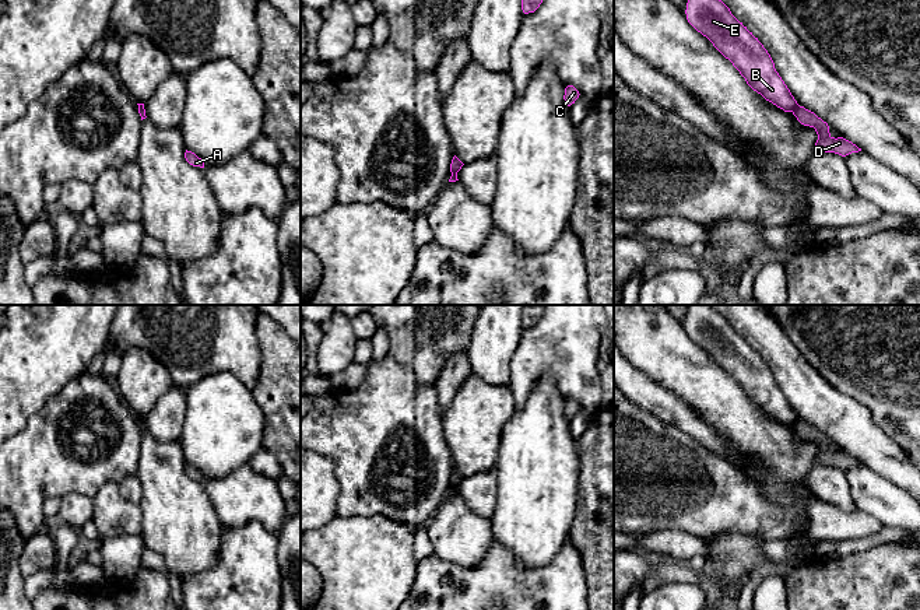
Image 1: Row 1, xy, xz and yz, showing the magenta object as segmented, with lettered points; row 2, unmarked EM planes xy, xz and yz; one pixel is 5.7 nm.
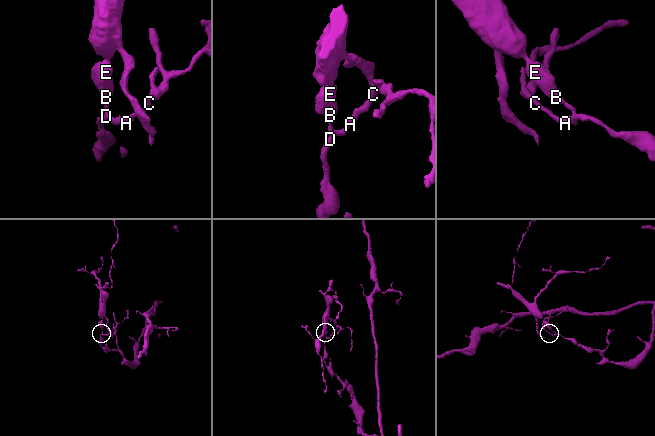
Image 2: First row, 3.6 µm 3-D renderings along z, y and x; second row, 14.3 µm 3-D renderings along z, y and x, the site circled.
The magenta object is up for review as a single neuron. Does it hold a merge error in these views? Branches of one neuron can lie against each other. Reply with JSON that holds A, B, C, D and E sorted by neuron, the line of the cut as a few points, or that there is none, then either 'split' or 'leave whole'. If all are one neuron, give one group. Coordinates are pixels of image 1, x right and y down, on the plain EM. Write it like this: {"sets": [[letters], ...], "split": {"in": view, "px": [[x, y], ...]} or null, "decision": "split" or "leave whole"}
{"sets": [["A", "C", "D"], ["B", "E"]], "split": {"in": "yz", "px": [[799, 419], [792, 424]]}, "decision": "split"}

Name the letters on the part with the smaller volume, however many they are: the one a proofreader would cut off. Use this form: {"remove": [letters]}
{"remove": ["B", "E"]}

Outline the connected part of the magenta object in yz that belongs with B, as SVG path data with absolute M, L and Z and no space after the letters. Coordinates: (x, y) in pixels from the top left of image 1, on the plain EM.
M688 305L688 336L728 372L747 397L784 425L798 417L775 382L763 358L710 305Z

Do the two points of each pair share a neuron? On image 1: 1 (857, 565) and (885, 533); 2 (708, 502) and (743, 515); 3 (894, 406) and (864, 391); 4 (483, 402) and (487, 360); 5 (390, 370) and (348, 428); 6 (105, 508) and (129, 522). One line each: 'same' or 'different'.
1: different
2: same
3: same
4: different
5: same
6: same

